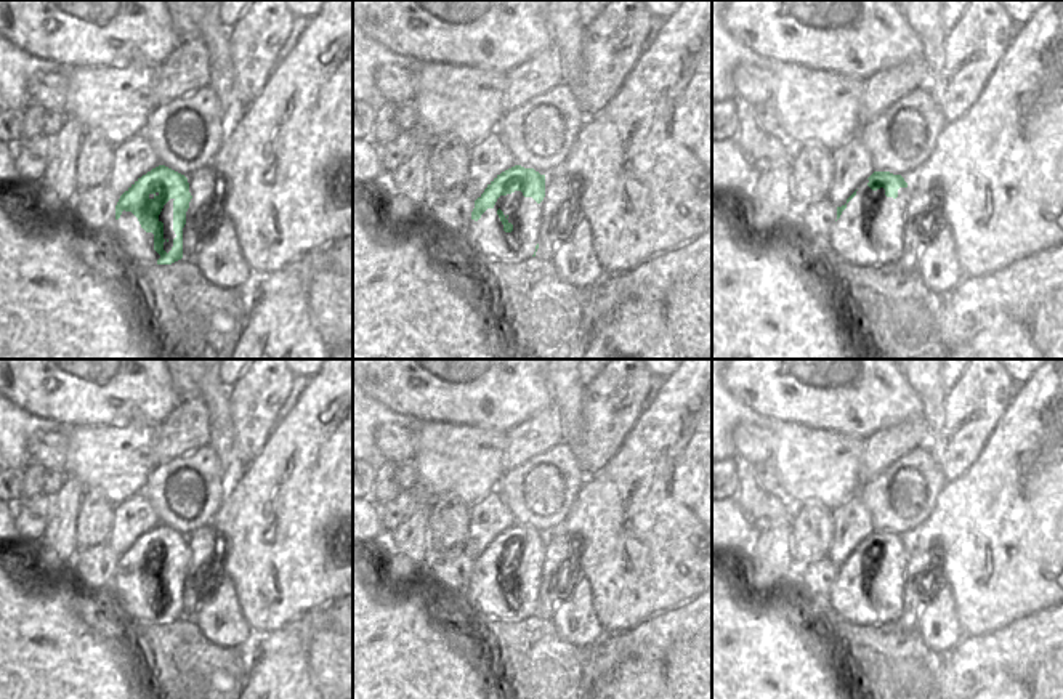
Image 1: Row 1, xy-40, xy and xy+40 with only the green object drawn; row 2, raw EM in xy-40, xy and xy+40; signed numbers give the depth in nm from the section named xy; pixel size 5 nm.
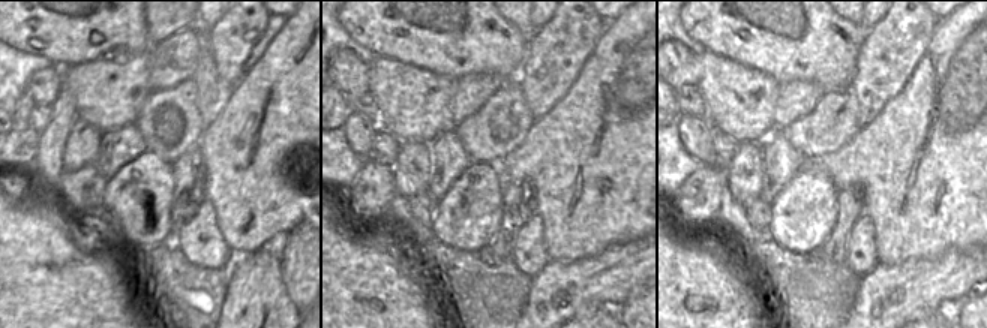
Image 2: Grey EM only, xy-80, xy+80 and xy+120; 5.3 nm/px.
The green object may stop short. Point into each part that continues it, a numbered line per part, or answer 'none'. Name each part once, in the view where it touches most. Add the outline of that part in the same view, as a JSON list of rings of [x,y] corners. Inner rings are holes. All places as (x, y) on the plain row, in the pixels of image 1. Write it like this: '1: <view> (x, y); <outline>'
1: xy-40 (165, 576); [[[170,558],[160,574],[159,574],[159,580],[164,582],[164,609],[168,612],[173,606],[173,598],[176,596],[175,590],[173,590],[173,560],[175,558]]]

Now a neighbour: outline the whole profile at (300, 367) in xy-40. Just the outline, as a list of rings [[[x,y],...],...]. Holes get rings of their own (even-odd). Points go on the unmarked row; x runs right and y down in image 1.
[[[285,359],[295,377],[313,377],[317,374],[325,359]]]

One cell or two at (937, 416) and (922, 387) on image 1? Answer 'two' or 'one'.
one

